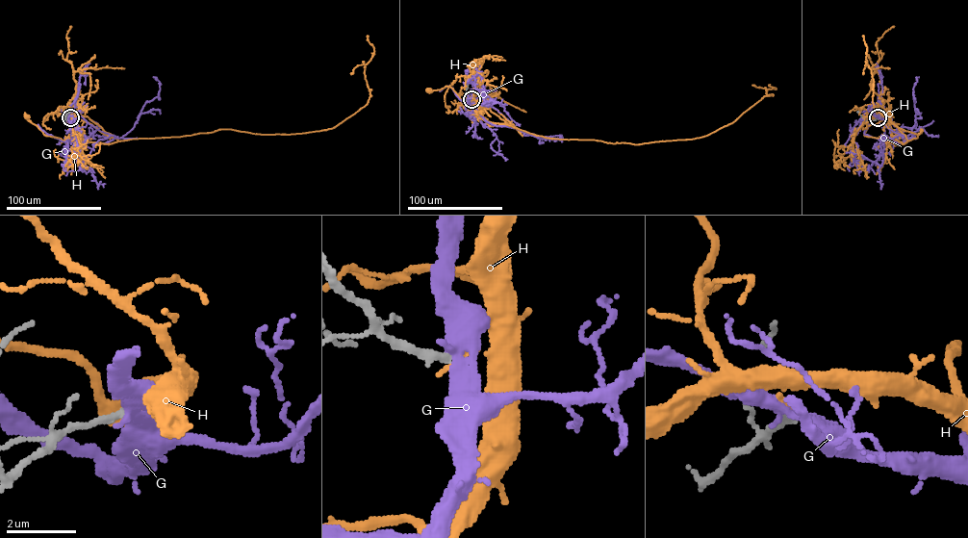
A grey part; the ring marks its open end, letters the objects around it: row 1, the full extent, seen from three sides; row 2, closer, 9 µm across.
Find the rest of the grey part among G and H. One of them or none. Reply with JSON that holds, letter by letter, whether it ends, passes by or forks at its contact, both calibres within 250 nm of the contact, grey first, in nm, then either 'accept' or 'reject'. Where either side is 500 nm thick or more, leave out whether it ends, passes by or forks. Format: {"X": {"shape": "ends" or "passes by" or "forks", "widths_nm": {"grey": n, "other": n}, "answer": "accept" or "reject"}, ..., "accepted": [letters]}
{"G": {"shape": "passes by", "widths_nm": {"grey": 240, "other": 400}, "answer": "reject"}, "H": {"shape": "ends", "widths_nm": {"grey": 240, "other": 140}, "answer": "reject"}, "accepted": []}

